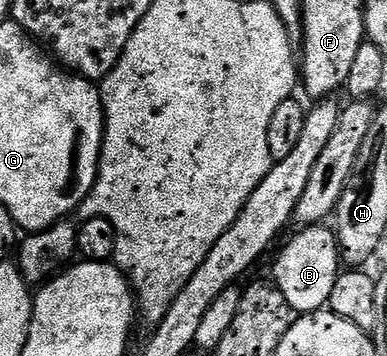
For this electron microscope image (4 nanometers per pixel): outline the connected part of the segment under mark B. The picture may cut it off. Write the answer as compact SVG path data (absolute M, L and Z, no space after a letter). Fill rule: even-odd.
M308 225L300 229L280 252L273 274L277 288L281 289L294 313L305 315L322 311L330 300L335 282L341 272L340 248L337 235L326 225Z

